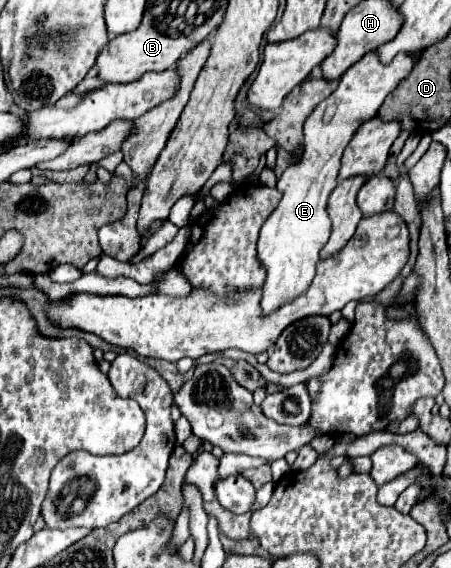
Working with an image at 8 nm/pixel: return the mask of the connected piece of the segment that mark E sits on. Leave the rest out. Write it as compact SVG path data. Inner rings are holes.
M371 50L341 76L337 90L307 118L299 162L291 164L277 180L277 188L283 192L283 198L263 224L257 242L259 260L267 268L261 300L263 314L277 310L281 304L293 300L309 288L315 276L315 264L319 262L319 252L331 234L327 200L337 186L341 154L357 128L377 114L387 94L399 86L401 78L407 78L413 66L415 62L411 62L407 54L397 54L389 64L381 64L375 50Z

